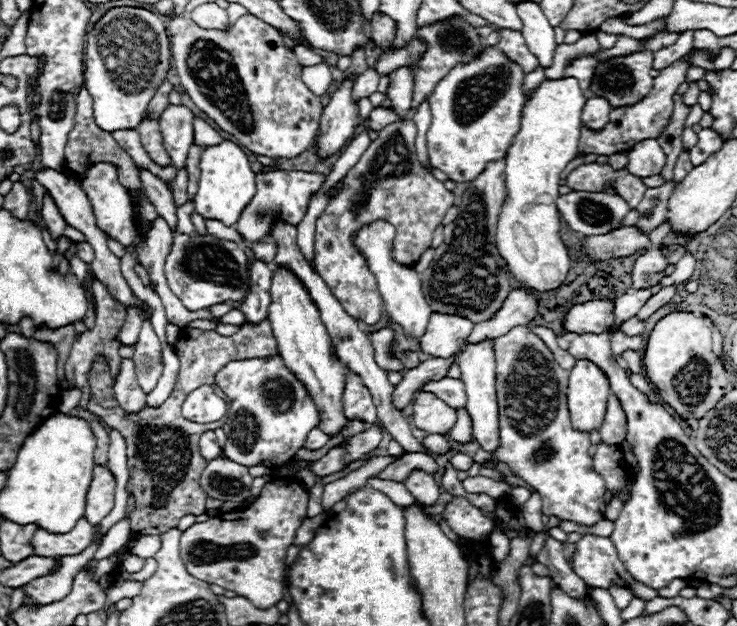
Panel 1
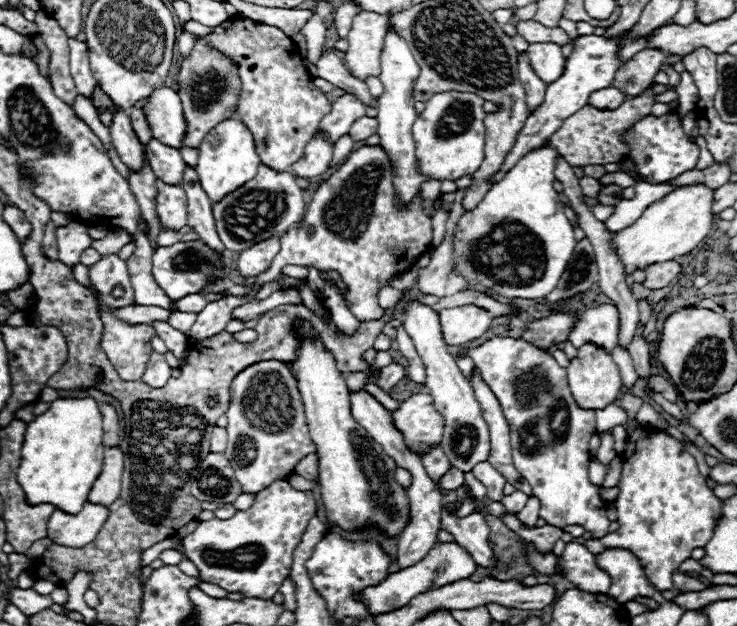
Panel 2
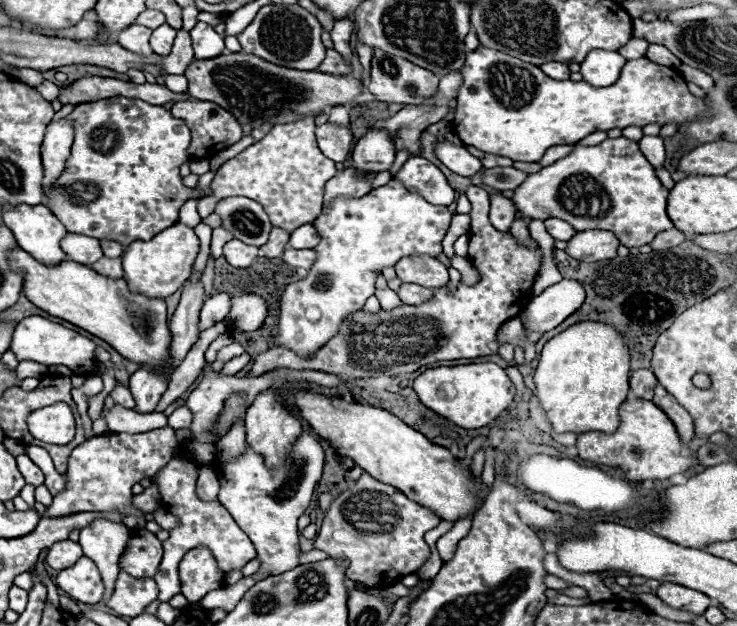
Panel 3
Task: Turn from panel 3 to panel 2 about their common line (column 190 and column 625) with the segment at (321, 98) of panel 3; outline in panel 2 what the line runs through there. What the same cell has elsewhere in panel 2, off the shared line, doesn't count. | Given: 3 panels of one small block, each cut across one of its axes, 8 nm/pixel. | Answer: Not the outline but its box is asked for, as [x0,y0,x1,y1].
[612,48,664,96]

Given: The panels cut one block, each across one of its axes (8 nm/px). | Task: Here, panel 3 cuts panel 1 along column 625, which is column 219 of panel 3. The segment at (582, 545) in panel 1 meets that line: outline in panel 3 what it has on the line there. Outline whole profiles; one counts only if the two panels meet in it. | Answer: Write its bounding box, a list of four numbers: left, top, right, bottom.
[180,546,224,603]

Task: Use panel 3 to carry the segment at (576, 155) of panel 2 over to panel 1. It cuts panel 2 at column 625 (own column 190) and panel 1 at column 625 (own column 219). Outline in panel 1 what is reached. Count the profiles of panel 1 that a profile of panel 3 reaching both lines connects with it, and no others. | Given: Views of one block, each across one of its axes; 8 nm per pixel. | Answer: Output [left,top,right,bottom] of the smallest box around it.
[578,62,690,156]

